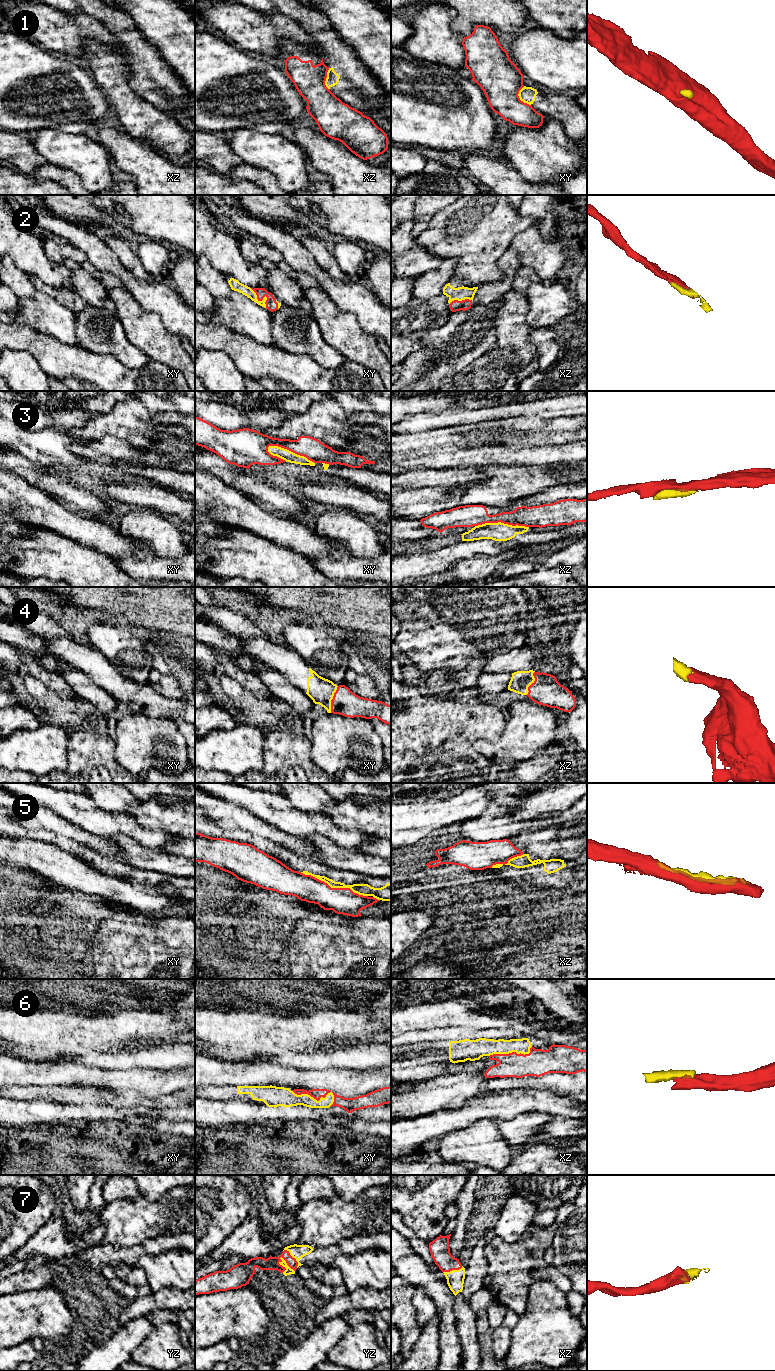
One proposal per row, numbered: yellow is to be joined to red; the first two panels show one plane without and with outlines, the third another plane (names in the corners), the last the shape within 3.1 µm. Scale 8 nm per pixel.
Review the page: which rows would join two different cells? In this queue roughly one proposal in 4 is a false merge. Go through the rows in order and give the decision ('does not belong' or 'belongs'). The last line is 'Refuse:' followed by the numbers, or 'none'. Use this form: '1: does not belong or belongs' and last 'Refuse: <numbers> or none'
1: does not belong
2: belongs
3: does not belong
4: belongs
5: does not belong
6: belongs
7: belongs
Refuse: 1, 3, 5

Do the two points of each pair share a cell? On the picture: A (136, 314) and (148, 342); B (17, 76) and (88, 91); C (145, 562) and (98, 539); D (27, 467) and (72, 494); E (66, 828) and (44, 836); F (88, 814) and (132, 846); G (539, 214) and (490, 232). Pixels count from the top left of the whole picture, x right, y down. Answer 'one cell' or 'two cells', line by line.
A: one cell
B: one cell
C: one cell
D: one cell
E: two cells
F: two cells
G: two cells

